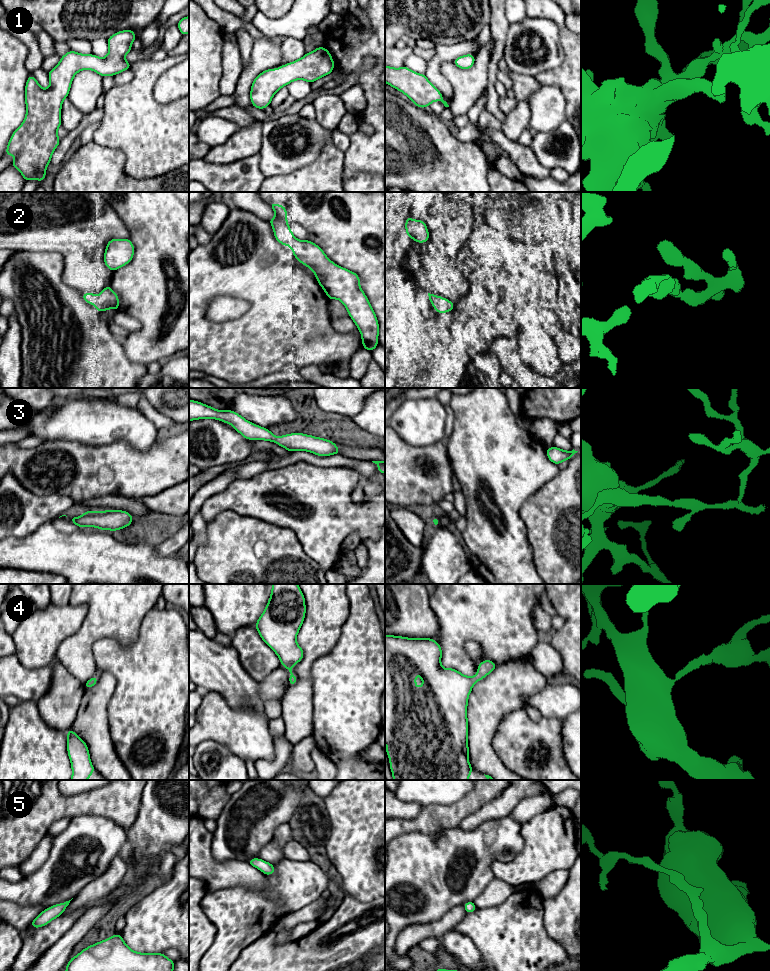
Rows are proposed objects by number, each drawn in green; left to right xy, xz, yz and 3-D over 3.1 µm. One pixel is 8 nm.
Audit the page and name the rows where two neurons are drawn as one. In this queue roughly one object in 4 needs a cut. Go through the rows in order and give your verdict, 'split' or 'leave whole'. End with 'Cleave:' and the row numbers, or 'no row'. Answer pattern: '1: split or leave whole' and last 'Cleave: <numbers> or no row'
1: leave whole
2: leave whole
3: leave whole
4: leave whole
5: leave whole
Cleave: no row

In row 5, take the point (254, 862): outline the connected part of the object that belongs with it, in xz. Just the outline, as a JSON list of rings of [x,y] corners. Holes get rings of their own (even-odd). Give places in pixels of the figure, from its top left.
[[[253,858],[253,859],[249,860],[248,863],[250,866],[258,868],[265,875],[271,875],[275,872],[275,868],[274,868],[273,864],[268,863],[259,858]]]

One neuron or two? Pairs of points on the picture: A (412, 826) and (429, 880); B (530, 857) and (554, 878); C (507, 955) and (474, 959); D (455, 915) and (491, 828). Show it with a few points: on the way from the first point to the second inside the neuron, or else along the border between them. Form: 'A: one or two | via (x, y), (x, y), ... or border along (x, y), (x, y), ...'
A: two | border along (395, 836), (407, 833), (423, 833), (437, 838)
B: two | border along (568, 869), (556, 869), (549, 872), (533, 887)
C: two | border along (469, 938), (484, 960)
D: two | border along (463, 904), (453, 906), (439, 918)

